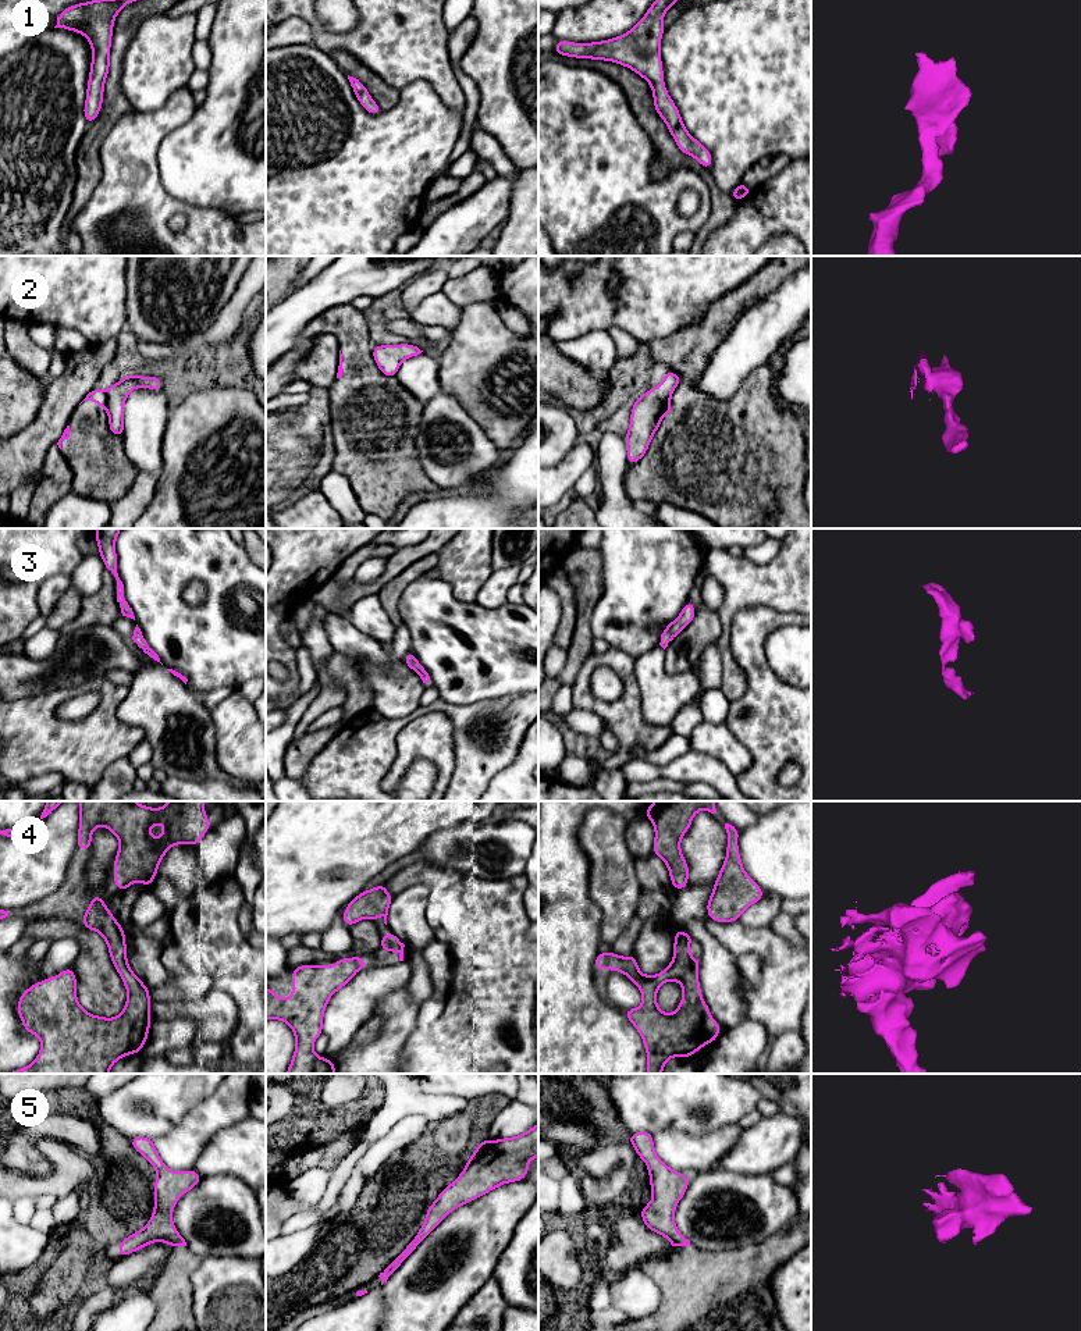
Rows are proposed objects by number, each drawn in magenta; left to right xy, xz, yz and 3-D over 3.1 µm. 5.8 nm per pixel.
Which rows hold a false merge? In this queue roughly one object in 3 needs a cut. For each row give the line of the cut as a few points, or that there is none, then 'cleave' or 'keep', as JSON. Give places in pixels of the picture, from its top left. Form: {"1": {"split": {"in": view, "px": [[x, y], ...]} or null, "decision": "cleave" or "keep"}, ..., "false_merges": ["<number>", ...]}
{"1": {"split": null, "decision": "keep"}, "2": {"split": {"in": "xy", "px": [[106, 392], [107, 408]]}, "decision": "cleave"}, "3": {"split": null, "decision": "keep"}, "4": {"split": null, "decision": "keep"}, "5": {"split": null, "decision": "keep"}, "false_merges": ["2"]}

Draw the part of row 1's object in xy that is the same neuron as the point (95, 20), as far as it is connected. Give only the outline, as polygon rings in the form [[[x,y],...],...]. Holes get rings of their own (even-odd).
[[[92,0],[70,6],[57,17],[54,28],[78,32],[92,46],[90,72],[83,106],[86,124],[92,124],[97,118],[103,106],[114,19],[124,6],[134,1],[136,0]]]

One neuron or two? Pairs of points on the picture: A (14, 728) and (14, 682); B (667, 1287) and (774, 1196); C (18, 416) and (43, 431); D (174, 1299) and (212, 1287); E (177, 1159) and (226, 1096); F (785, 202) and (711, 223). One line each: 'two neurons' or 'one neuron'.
A: two neurons
B: two neurons
C: two neurons
D: two neurons
E: one neuron
F: two neurons

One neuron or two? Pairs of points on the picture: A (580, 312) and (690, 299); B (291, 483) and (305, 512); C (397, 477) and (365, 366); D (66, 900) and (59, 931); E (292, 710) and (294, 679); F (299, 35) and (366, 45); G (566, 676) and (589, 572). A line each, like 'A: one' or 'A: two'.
A: one
B: two
C: one
D: two
E: two
F: two
G: one

